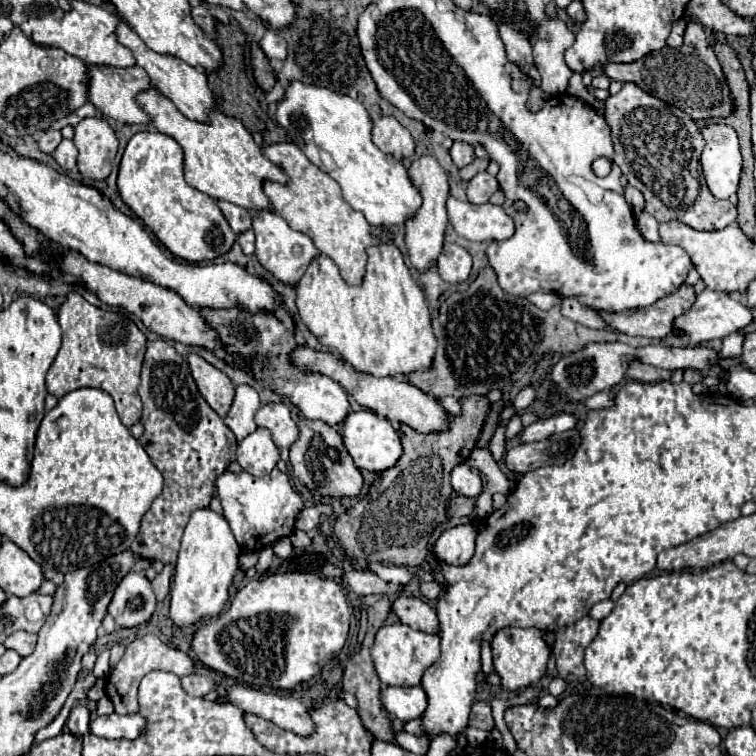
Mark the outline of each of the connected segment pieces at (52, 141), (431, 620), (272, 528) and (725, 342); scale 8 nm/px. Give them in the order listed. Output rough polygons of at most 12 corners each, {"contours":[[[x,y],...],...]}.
{"contours":[[[46,131],[38,139],[42,153],[52,153],[62,141],[60,131]],[[396,595],[390,609],[418,631],[440,631],[436,611],[418,597]],[[224,471],[216,491],[238,545],[288,537],[304,501],[286,473]],[[734,331],[722,339],[722,355],[742,353],[744,331]]]}

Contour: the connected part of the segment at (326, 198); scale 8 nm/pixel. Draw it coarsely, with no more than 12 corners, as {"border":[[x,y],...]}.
{"border":[[296,143],[264,155],[288,175],[264,183],[274,213],[308,235],[348,285],[378,243],[340,185]]}

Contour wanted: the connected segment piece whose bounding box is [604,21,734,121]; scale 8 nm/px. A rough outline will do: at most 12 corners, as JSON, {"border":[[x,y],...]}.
{"border":[[700,23],[682,47],[604,75],[636,83],[694,121],[730,117],[734,99]]}

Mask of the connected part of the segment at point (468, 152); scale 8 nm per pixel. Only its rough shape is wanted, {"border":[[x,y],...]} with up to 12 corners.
{"border":[[454,141],[452,161],[458,169],[476,159],[470,143]]}

